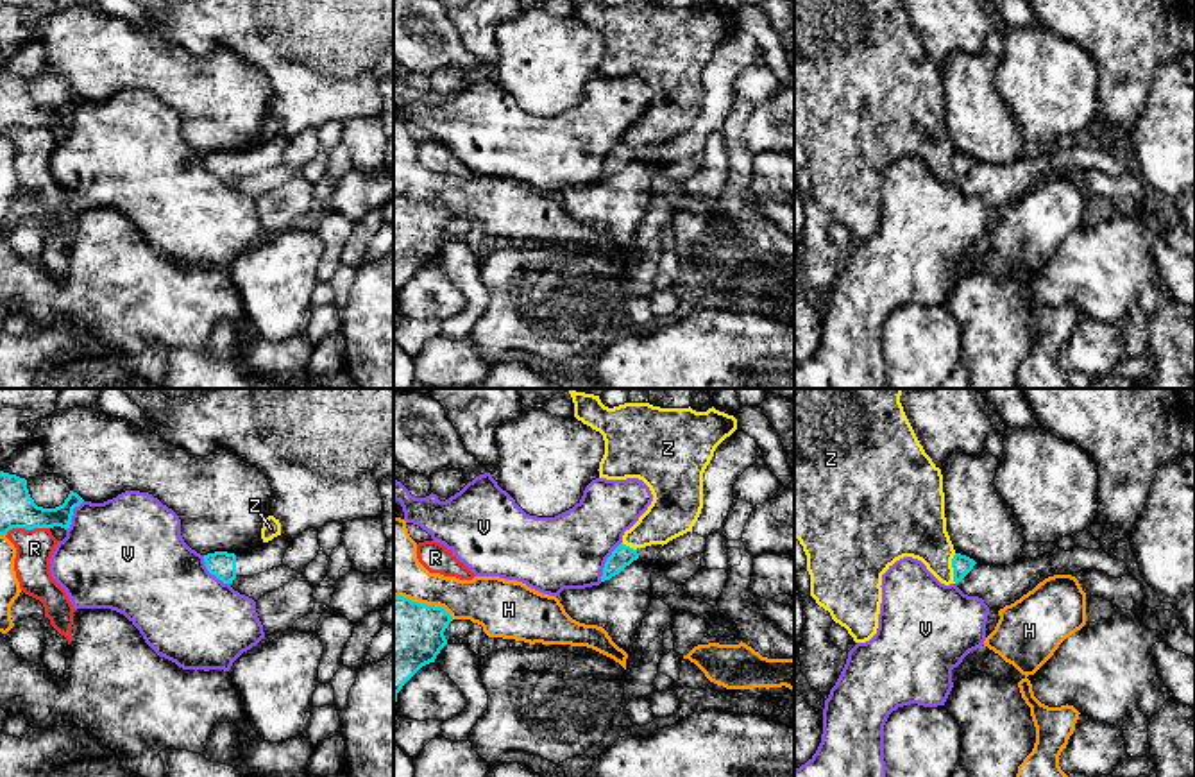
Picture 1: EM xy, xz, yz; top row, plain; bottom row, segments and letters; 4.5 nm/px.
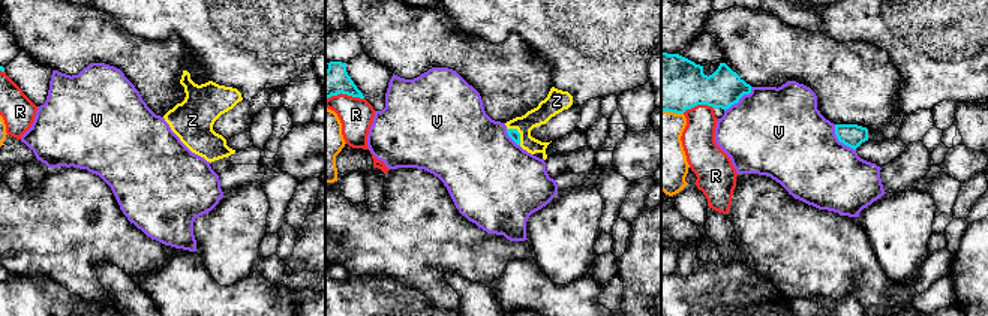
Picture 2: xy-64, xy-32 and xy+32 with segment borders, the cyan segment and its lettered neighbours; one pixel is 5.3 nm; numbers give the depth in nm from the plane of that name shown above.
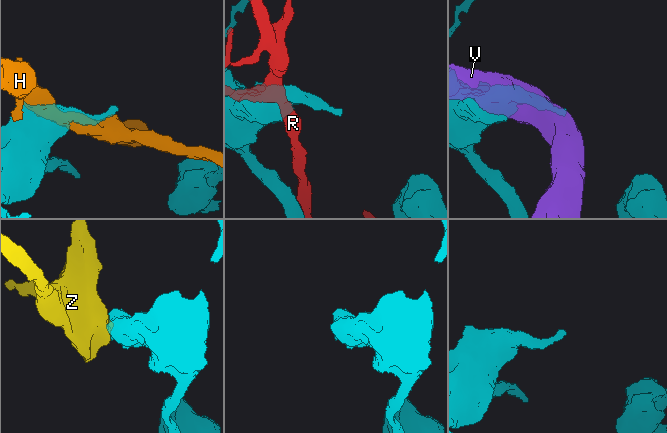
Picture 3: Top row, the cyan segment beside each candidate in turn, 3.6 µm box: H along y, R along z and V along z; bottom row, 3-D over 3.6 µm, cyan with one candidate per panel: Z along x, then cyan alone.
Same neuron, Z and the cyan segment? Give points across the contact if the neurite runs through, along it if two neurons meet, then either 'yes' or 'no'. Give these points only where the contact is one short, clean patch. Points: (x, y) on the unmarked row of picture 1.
along yz (956, 153), (952, 158), (954, 181) | no

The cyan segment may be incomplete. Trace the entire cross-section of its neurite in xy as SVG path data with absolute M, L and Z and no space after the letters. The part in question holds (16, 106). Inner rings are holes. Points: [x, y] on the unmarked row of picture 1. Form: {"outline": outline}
{"outline": "M0 70L0 134L7 134L13 127L54 127L64 129L72 124L73 107L84 98L70 90L63 104L43 107L34 102L29 93L27 79Z"}

